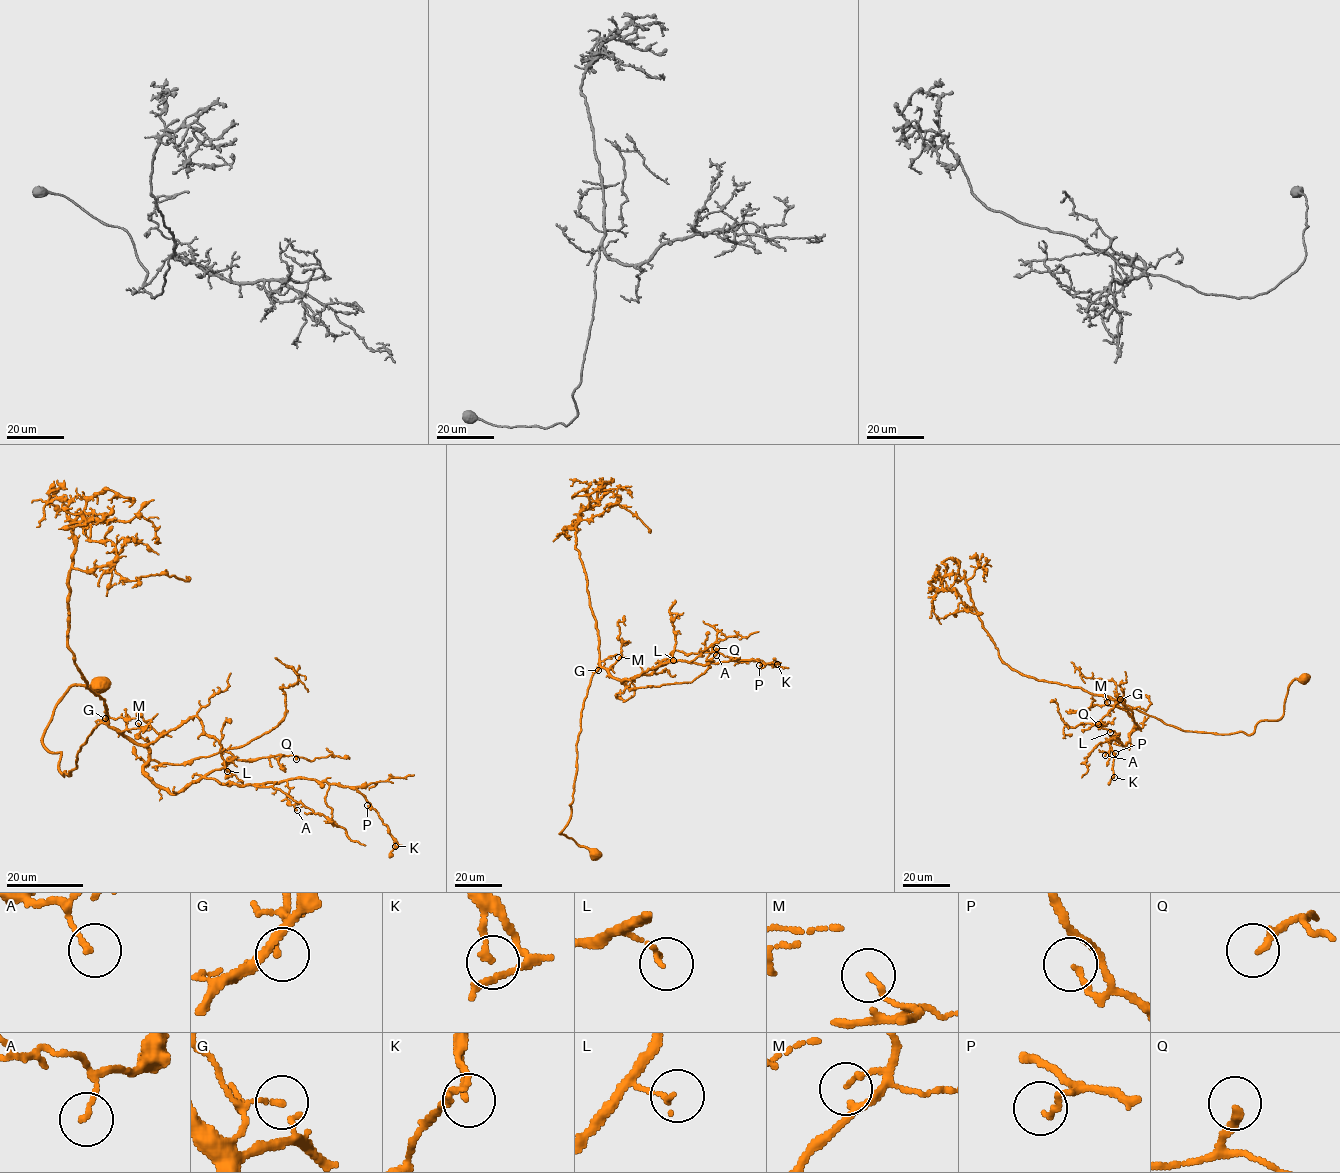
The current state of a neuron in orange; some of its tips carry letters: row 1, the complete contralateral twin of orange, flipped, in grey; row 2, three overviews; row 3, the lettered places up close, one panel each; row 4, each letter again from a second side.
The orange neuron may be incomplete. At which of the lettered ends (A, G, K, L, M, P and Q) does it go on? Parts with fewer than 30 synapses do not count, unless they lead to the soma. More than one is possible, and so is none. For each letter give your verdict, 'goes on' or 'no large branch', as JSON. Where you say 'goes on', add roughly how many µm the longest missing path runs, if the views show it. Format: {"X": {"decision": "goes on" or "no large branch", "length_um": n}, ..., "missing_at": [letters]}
{"A": {"decision": "no large branch"}, "G": {"decision": "no large branch"}, "K": {"decision": "no large branch"}, "L": {"decision": "no large branch"}, "M": {"decision": "no large branch"}, "P": {"decision": "no large branch"}, "Q": {"decision": "goes on", "length_um": 20}, "missing_at": ["Q"]}

